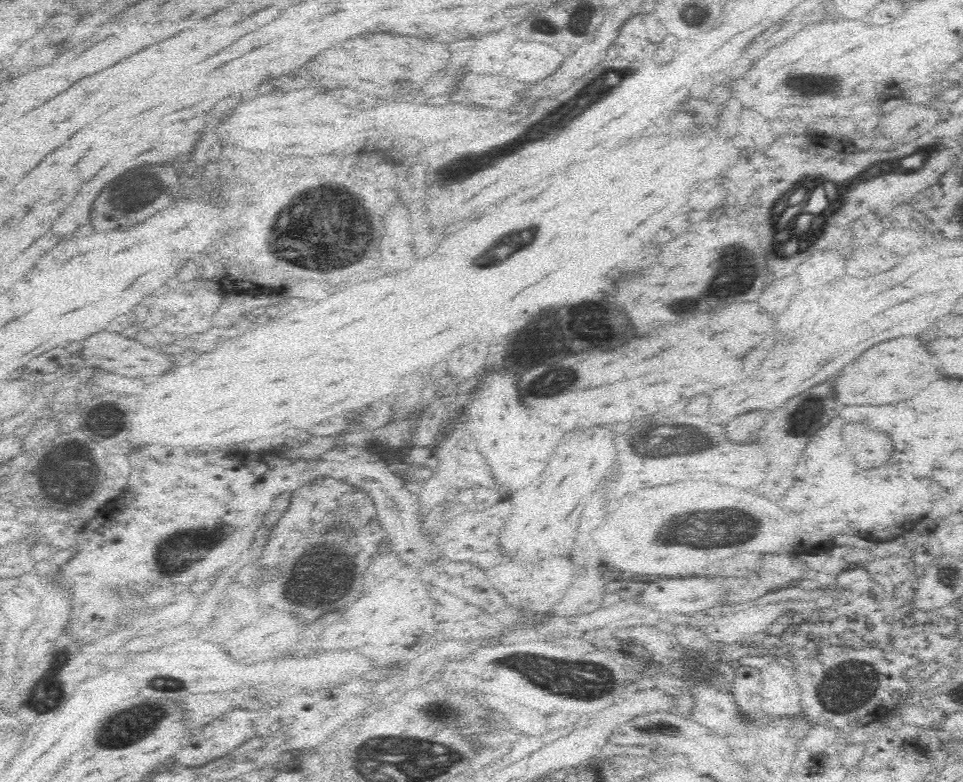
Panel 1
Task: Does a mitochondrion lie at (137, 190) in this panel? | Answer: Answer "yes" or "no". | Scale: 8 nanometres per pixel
yes

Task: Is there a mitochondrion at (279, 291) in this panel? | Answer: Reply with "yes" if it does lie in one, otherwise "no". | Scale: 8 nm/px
no

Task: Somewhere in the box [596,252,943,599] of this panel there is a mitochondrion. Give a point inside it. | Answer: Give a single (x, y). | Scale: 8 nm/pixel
(724, 519)

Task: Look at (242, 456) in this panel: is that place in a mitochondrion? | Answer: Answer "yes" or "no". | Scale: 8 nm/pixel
no

